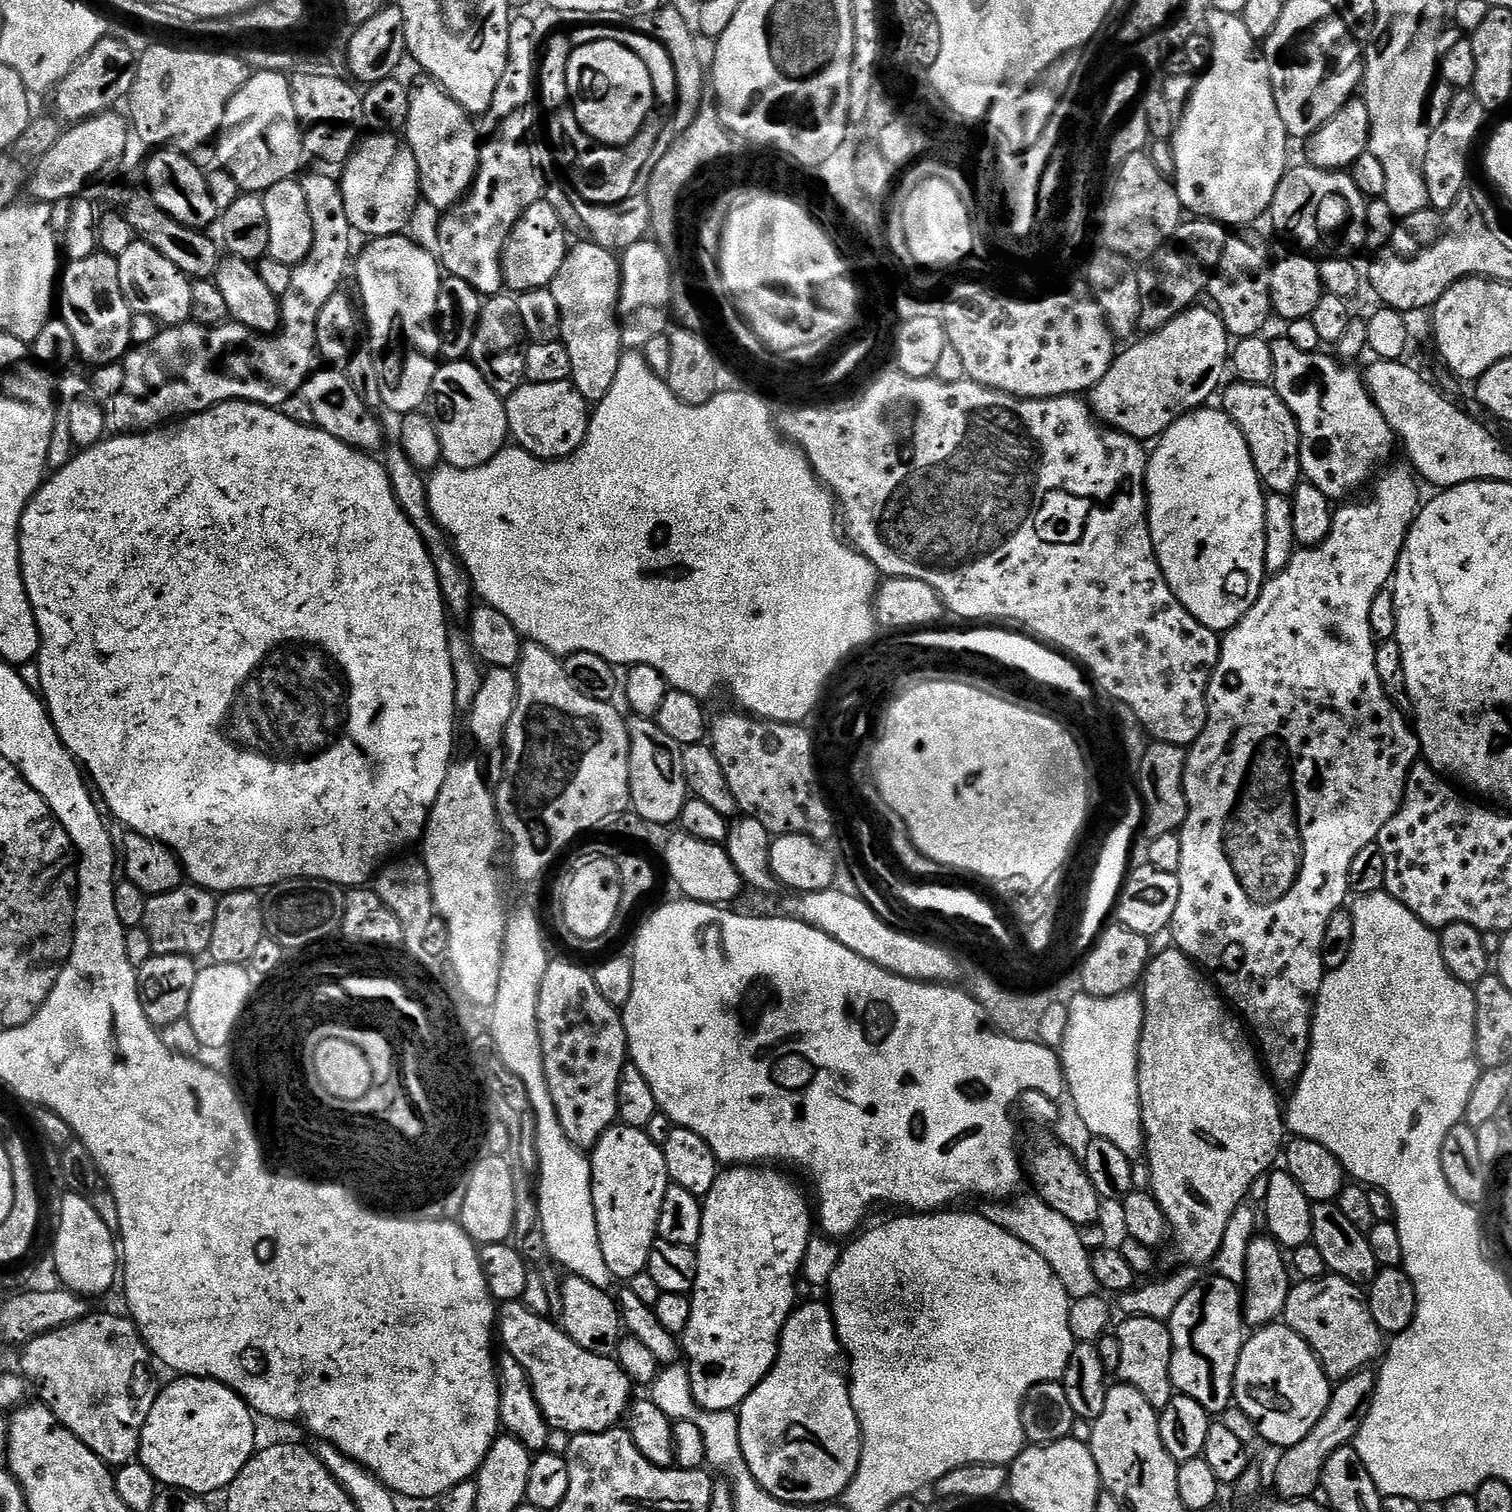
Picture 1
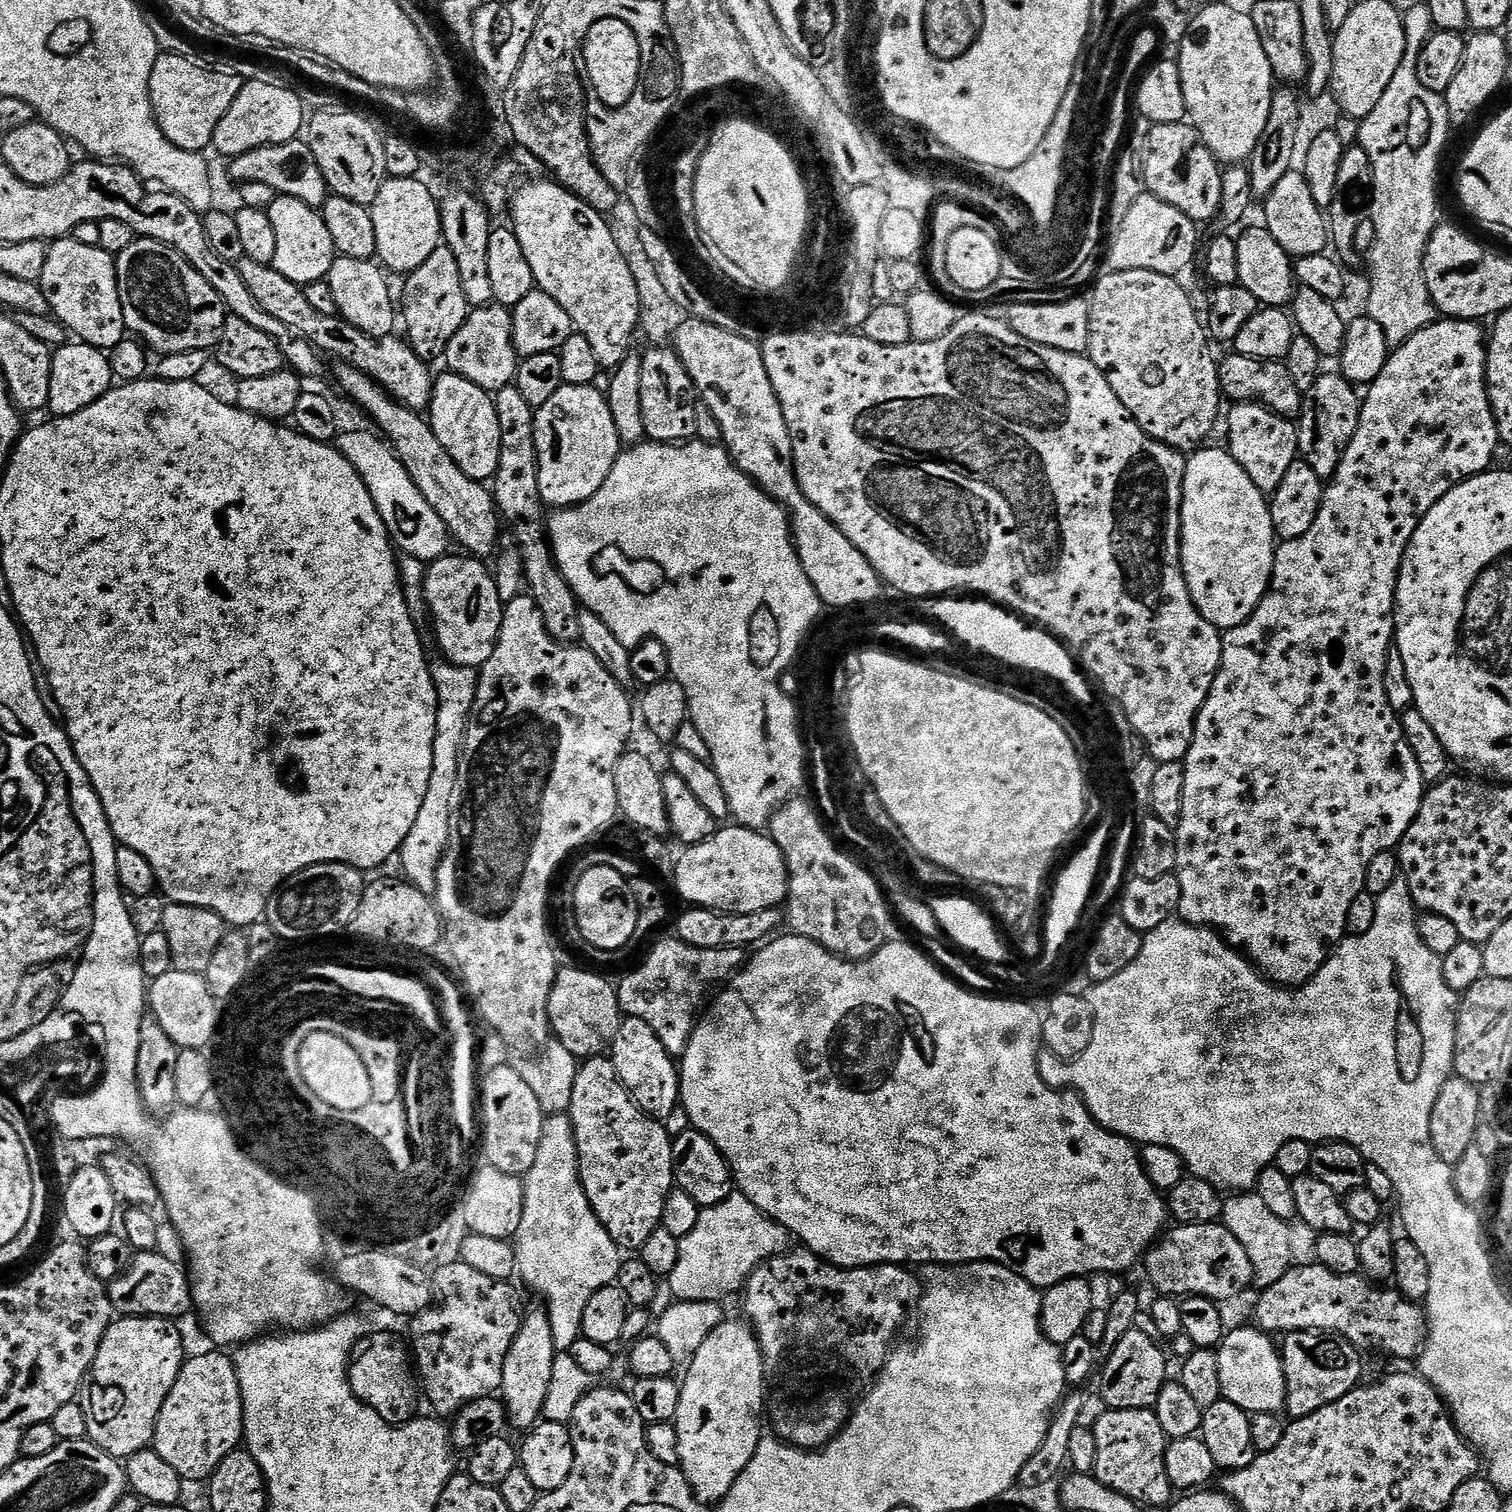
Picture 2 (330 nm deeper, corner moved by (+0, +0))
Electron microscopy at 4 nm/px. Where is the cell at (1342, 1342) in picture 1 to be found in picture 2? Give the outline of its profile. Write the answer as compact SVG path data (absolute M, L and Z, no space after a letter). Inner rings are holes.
M1289 1332L1283 1340L1282 1359L1286 1378L1284 1406L1292 1420L1301 1420L1314 1414L1314 1410L1322 1410L1322 1406L1330 1406L1330 1402L1338 1402L1338 1398L1350 1394L1361 1383L1360 1375L1364 1372L1364 1364L1360 1361L1362 1352L1346 1338L1323 1332Z

